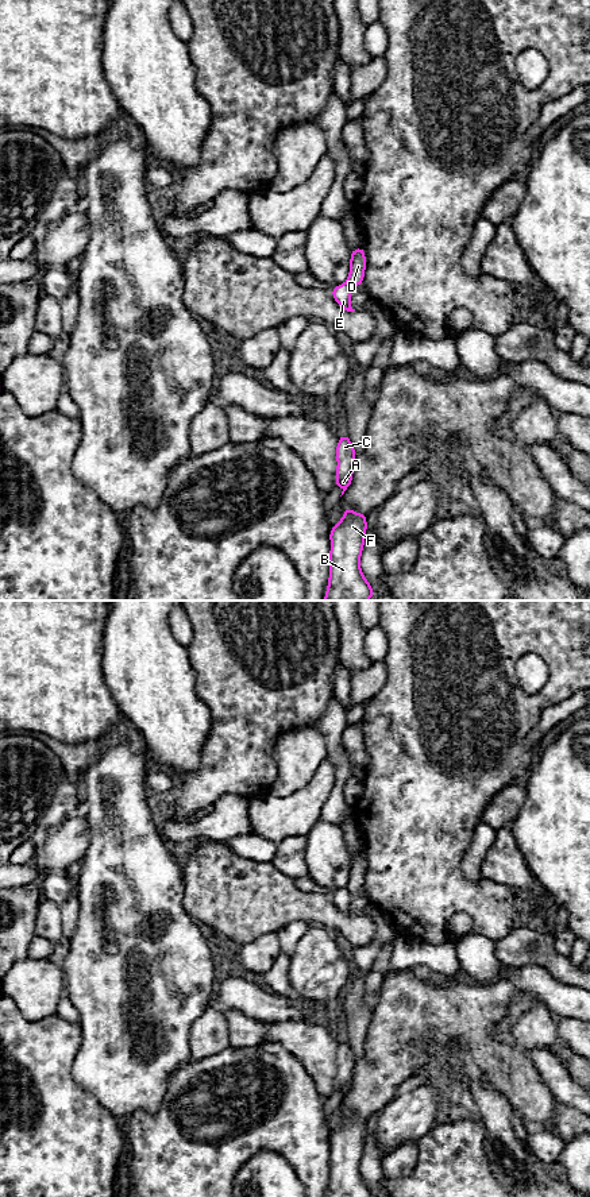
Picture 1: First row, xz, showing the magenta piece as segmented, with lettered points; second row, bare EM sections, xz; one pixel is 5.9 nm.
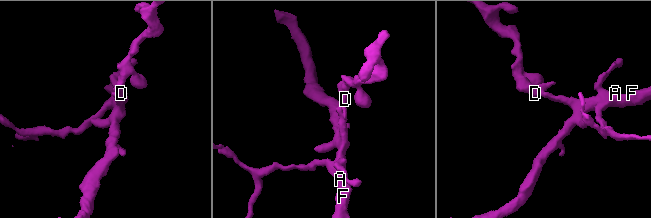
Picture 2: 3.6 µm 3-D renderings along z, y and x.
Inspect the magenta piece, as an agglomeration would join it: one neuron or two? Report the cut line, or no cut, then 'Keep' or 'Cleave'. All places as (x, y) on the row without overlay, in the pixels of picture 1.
Split along xz (346, 887), (350, 892). Cleave

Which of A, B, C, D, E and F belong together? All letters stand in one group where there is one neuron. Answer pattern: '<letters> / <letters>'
A B C E F / D

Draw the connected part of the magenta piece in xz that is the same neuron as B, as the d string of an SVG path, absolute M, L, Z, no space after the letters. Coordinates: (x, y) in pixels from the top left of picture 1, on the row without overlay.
M346 1112L343 1123L331 1132L329 1185L325 1197L374 1197L360 1175L366 1120Z

